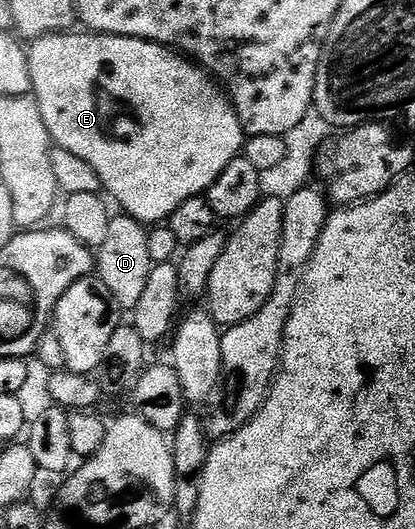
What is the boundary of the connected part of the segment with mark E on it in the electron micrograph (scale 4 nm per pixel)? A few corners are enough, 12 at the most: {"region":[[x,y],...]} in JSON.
{"region":[[45,34],[53,145],[165,223],[243,153],[207,71],[143,38]]}

